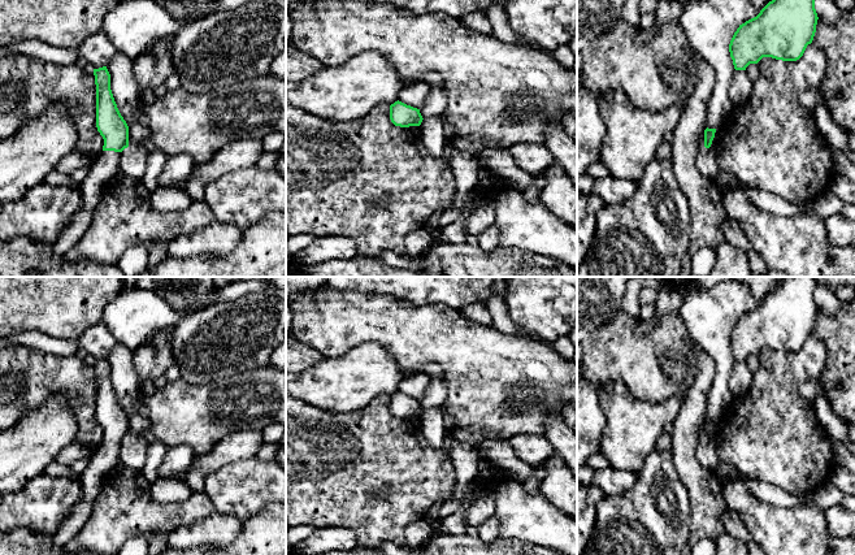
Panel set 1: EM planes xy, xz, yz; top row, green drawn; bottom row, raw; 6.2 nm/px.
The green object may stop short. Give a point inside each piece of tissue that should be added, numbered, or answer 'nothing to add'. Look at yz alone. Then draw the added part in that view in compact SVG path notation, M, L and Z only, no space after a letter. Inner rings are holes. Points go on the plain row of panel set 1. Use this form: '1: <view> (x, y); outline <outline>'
nothing to add

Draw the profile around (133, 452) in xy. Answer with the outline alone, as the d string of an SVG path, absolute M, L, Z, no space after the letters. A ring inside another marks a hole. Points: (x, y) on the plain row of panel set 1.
M127 438L120 447L120 460L129 468L142 471L147 460L149 441L146 438Z

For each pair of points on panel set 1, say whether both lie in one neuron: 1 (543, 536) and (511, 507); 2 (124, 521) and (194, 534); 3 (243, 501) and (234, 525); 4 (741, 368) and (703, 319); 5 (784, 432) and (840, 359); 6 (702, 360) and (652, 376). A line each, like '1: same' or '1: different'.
1: same
2: different
3: different
4: different
5: different
6: different

